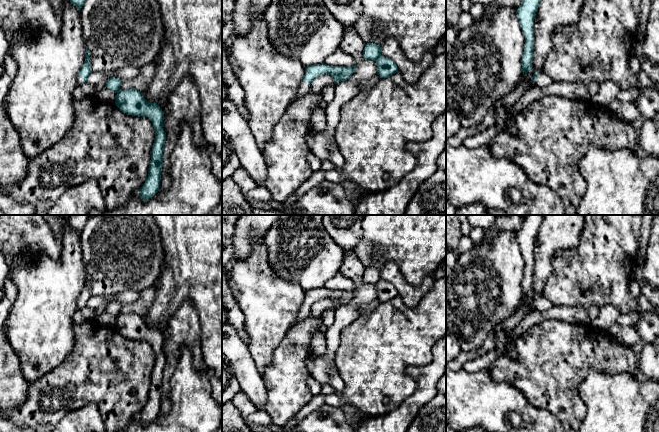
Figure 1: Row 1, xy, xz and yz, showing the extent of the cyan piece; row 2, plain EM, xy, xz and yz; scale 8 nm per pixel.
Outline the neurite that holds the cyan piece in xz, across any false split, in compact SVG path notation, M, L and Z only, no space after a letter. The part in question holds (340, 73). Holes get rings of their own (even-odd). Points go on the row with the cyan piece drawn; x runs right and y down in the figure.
M356 62L353 66L329 66L325 63L310 65L305 67L305 75L302 79L300 87L293 97L291 103L295 102L300 97L304 96L307 92L310 91L311 84L314 79L321 75L331 75L336 84L349 79L356 67Z

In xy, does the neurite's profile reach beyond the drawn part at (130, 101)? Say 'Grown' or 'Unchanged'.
Unchanged

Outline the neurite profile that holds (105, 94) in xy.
M105 87L96 94L96 97L101 101L114 104L116 101L117 93Z

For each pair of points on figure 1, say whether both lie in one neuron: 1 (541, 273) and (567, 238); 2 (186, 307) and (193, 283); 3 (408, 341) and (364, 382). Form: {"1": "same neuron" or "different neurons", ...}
{"1": "same neuron", "2": "different neurons", "3": "same neuron"}

